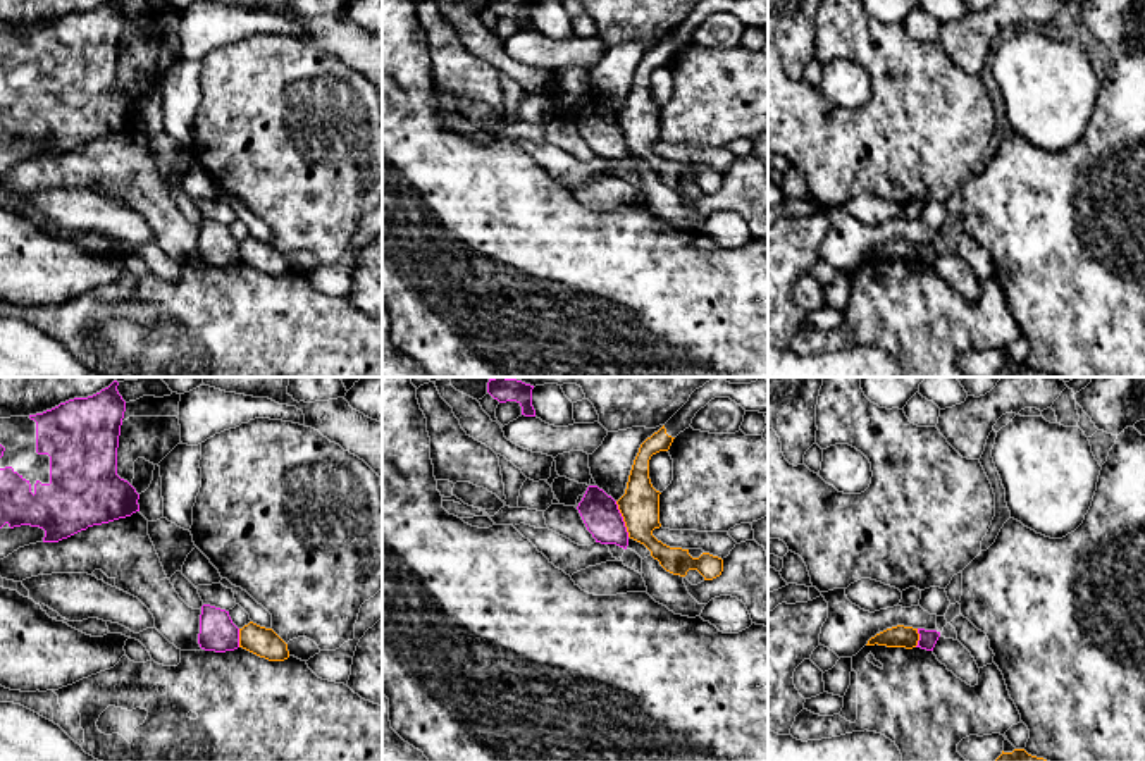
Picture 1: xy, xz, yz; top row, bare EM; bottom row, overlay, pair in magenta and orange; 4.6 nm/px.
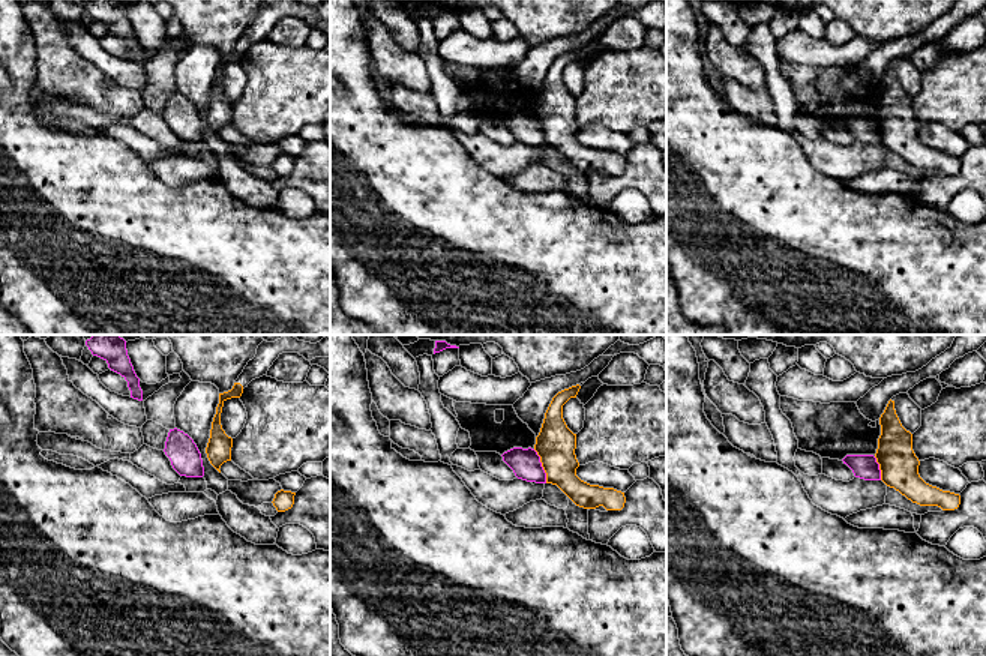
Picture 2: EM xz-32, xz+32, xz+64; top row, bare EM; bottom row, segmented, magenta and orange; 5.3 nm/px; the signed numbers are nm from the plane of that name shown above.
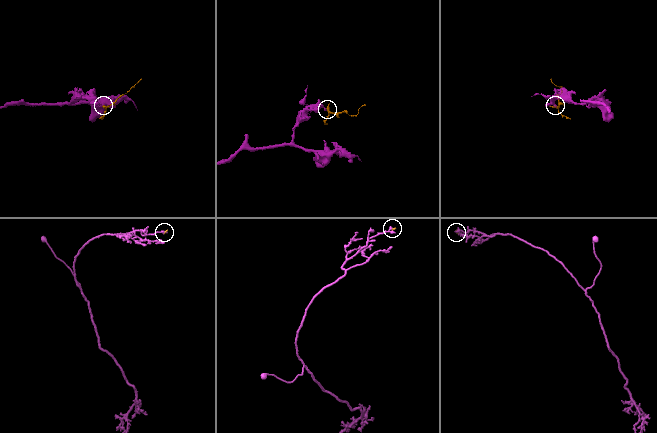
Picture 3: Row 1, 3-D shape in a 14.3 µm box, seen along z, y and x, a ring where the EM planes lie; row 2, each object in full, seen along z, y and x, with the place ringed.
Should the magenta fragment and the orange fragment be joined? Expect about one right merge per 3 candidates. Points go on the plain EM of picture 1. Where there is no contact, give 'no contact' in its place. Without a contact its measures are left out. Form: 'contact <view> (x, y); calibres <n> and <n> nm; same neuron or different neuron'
contact xz (622, 133); calibres 180 and 190 nm; different neuron

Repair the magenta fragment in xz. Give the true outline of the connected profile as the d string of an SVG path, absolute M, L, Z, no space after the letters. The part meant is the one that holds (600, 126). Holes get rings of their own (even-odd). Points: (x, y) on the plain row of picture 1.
M589 100L577 121L596 157L628 160L628 146L616 115L597 100Z

